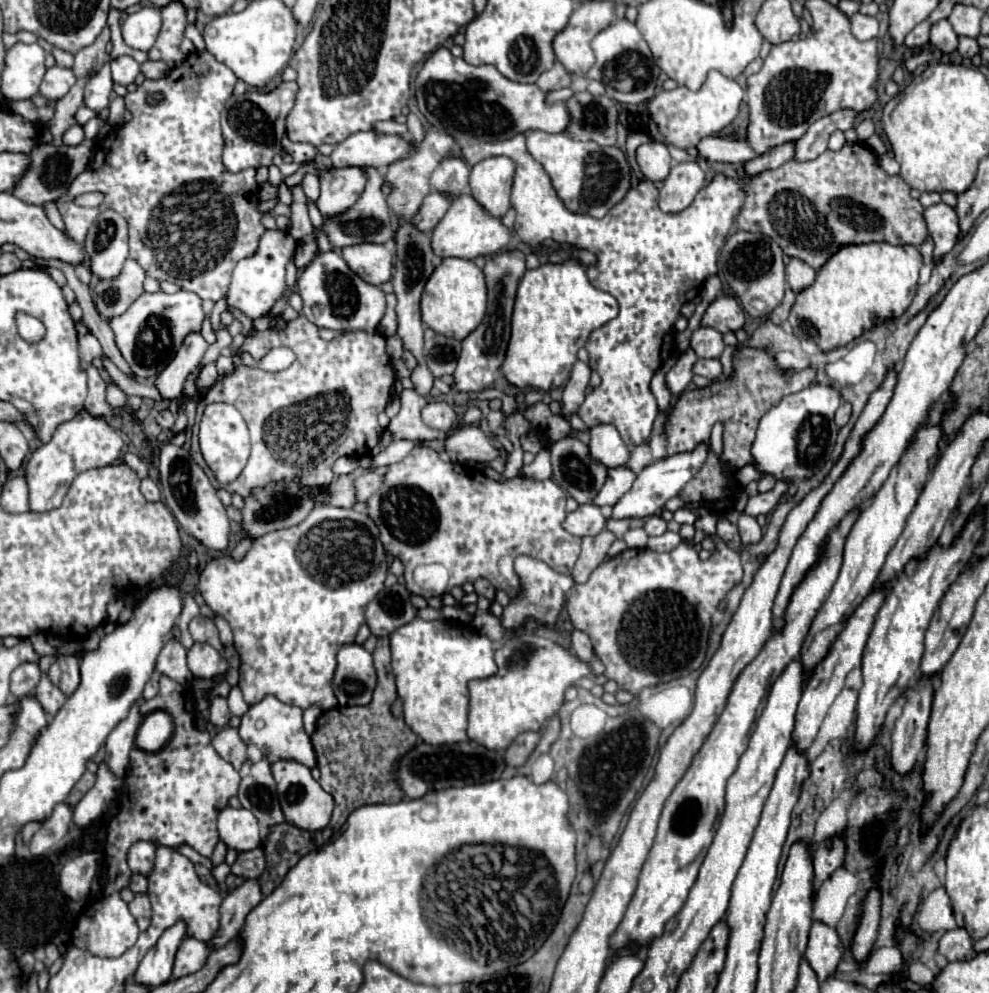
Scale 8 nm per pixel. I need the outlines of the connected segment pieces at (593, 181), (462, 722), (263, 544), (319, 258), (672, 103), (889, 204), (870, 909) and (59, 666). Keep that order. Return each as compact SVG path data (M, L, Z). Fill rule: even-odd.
M533 130L527 132L527 152L545 168L545 174L551 178L557 196L561 196L561 202L571 212L601 218L615 204L619 204L631 188L631 168L627 166L625 154L617 146L573 142L565 134Z
M415 618L391 634L391 658L397 694L403 698L405 724L409 724L423 742L433 746L467 742L467 686L471 680L497 674L491 640L473 628Z
M319 504L317 508L313 508L313 512L297 526L293 528L283 528L281 532L267 532L265 536L259 536L255 540L255 544L249 548L247 556L241 562L233 562L229 556L223 558L215 558L213 562L209 562L205 566L205 570L201 572L199 578L199 592L203 594L207 606L211 610L215 610L221 618L225 618L233 630L233 640L235 640L235 648L241 654L241 668L239 668L239 688L243 690L245 702L247 704L257 704L263 696L273 694L277 696L281 702L299 706L301 710L309 708L309 706L319 706L323 712L329 708L337 706L337 698L333 694L331 688L331 680L333 680L333 672L337 666L337 652L341 646L345 644L353 644L357 630L361 624L365 624L365 606L369 604L369 600L373 600L373 596L379 594L379 590L383 588L385 576L387 576L389 564L387 564L387 554L383 550L383 544L379 540L379 532L377 532L377 524L373 524L373 520L369 520L367 514L363 512L355 512L351 508L337 508L331 504Z
M321 252L297 276L297 288L303 296L303 316L329 330L375 330L385 314L385 294L379 286L361 280L337 252Z
M713 70L713 72L709 72L707 82L697 92L693 92L685 86L677 86L671 92L661 90L661 94L657 94L655 98L649 100L645 116L653 118L657 122L657 126L661 128L663 136L669 142L673 142L675 146L679 146L683 150L689 150L701 138L713 136L715 132L723 130L725 126L729 126L733 122L733 118L739 114L743 94L745 94L745 90L735 80Z
M845 142L837 152L825 150L821 156L809 162L789 160L781 168L761 172L753 178L747 188L747 202L737 216L737 226L747 232L761 232L773 238L789 258L799 258L807 262L813 270L819 270L833 252L845 244L869 244L869 242L887 242L887 244L913 244L921 246L929 232L925 228L923 206L919 200L911 198L909 186L897 176L889 176L877 162L877 154L867 148L863 142Z
M871 888L867 892L867 898L863 900L859 924L857 924L857 930L853 936L853 944L851 944L851 952L853 952L855 962L863 964L869 958L871 948L877 938L879 920L881 920L881 890Z
M59 656L49 668L49 678L65 696L71 696L79 686L79 660L75 656Z

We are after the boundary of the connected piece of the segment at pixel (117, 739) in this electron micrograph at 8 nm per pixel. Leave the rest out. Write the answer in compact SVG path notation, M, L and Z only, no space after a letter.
M137 702L129 710L129 716L121 720L121 724L117 724L117 728L113 728L113 732L107 736L105 762L117 776L125 776L129 768L129 752L135 744L135 734L141 720L143 716L139 714L139 702Z

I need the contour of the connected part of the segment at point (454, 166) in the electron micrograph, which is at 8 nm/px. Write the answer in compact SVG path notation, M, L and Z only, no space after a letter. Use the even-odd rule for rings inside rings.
M445 158L431 174L431 184L441 194L461 196L469 186L469 166L461 158Z

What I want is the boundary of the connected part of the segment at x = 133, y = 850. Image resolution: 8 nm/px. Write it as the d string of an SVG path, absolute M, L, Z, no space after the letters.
M135 842L129 848L129 868L133 874L143 874L149 876L153 870L153 860L155 860L155 846L149 842Z

